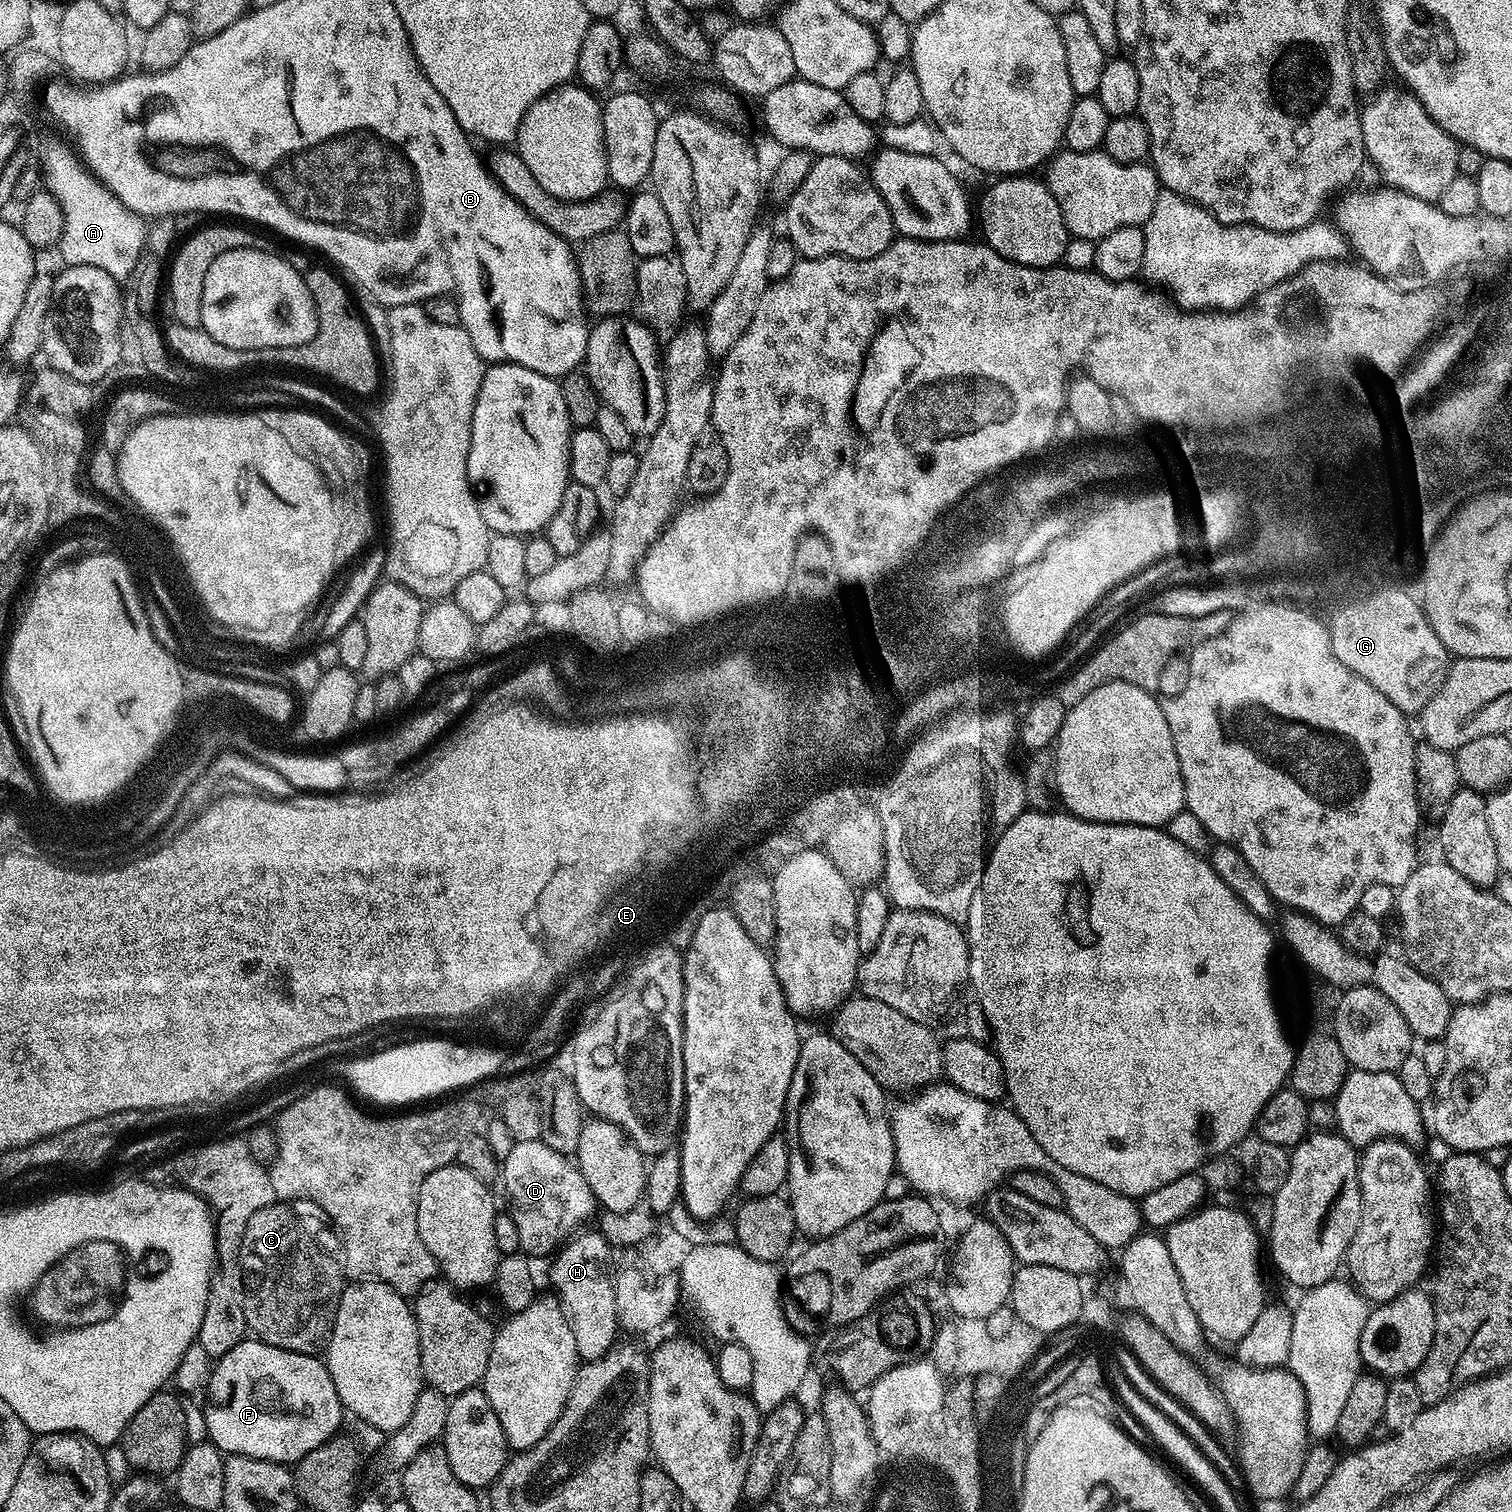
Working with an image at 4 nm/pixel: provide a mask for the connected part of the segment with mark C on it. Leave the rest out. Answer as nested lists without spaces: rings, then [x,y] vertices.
[[[277,1202],[266,1206],[262,1210],[258,1210],[250,1217],[249,1220],[244,1221],[242,1231],[244,1237],[240,1240],[240,1276],[244,1279],[244,1296],[239,1297],[240,1305],[244,1307],[244,1317],[248,1323],[251,1335],[258,1340],[264,1340],[270,1346],[278,1346],[282,1350],[290,1350],[298,1354],[306,1354],[307,1356],[320,1356],[321,1353],[327,1349],[328,1339],[332,1337],[332,1327],[334,1326],[334,1318],[338,1310],[338,1302],[340,1295],[344,1293],[346,1287],[346,1277],[342,1271],[341,1265],[336,1264],[303,1232],[302,1229],[296,1225],[296,1216],[291,1212],[289,1205],[284,1202]]]

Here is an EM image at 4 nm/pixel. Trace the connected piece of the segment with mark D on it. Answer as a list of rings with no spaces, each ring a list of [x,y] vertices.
[[[516,1141],[516,1144],[506,1154],[499,1169],[499,1179],[504,1179],[504,1196],[508,1199],[506,1211],[510,1218],[514,1218],[514,1226],[518,1226],[518,1242],[520,1251],[529,1258],[536,1256],[551,1257],[592,1216],[592,1211],[597,1211],[598,1205],[586,1178],[582,1178],[579,1168],[569,1157],[550,1150],[542,1141],[530,1142]]]

